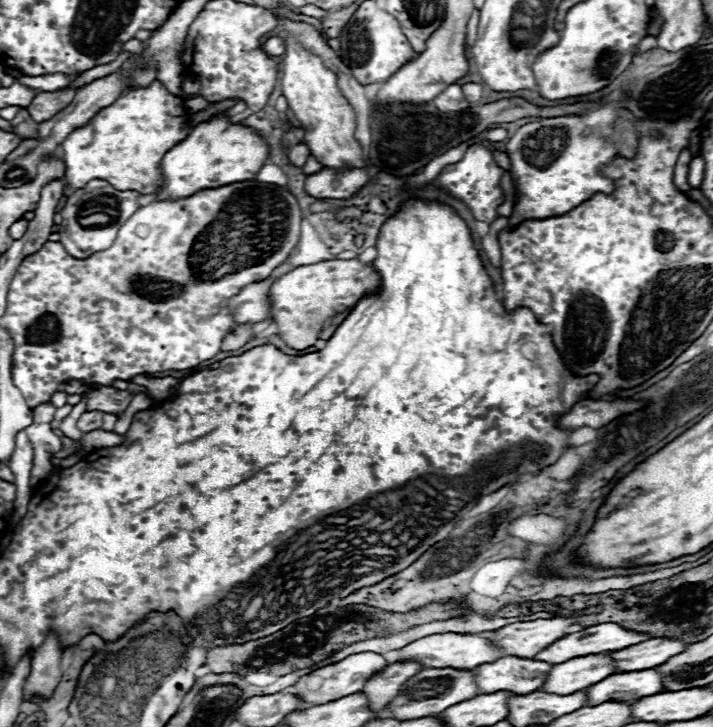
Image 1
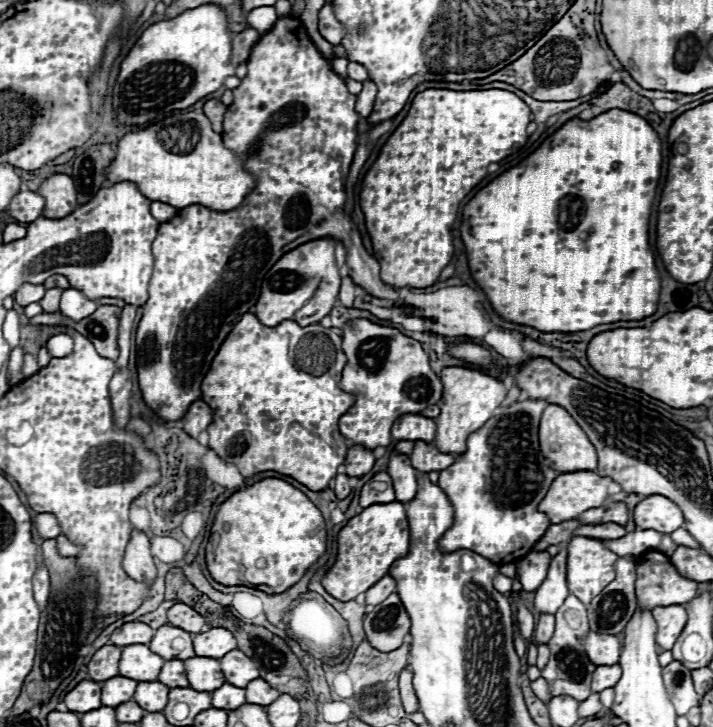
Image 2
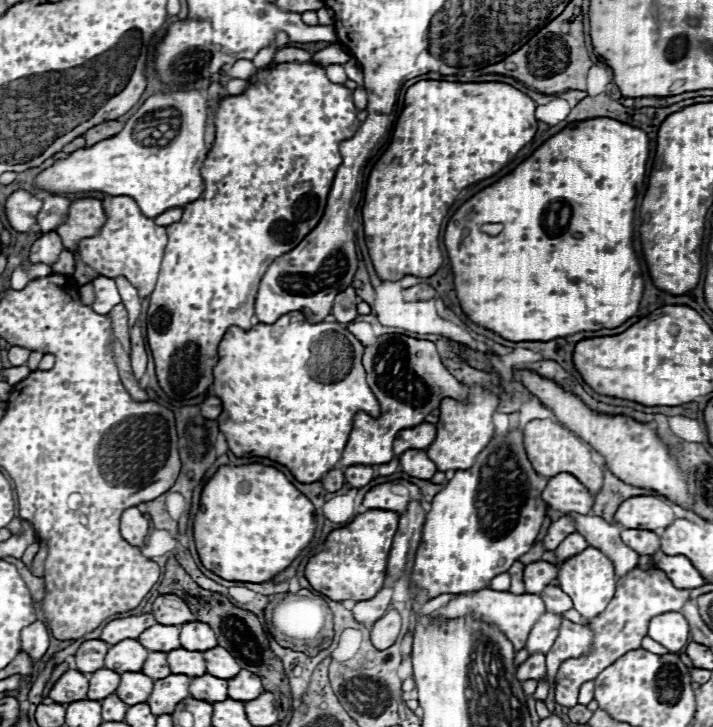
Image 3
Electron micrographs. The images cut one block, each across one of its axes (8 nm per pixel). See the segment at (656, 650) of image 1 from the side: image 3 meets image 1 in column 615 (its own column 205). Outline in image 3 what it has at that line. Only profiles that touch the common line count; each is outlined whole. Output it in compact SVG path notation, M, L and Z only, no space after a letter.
M216 646L212 650L206 650L204 658L206 658L206 672L216 676L216 678L222 678L222 680L230 680L230 678L238 676L238 672L242 670L236 664L234 656L220 646Z

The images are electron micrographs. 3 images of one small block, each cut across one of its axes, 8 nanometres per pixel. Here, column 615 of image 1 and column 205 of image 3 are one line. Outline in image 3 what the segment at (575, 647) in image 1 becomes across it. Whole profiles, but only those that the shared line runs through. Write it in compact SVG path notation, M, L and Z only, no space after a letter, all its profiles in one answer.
M200 622L182 624L180 642L186 650L198 650L198 652L206 652L206 650L218 646L212 628L208 628L208 624L200 624Z

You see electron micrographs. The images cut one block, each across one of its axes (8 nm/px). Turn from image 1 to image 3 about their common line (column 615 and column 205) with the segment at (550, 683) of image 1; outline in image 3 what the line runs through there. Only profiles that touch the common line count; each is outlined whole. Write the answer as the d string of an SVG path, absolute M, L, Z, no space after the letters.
M176 648L168 652L168 666L172 672L184 672L186 676L204 676L206 674L206 662L202 652L196 650L184 650Z

